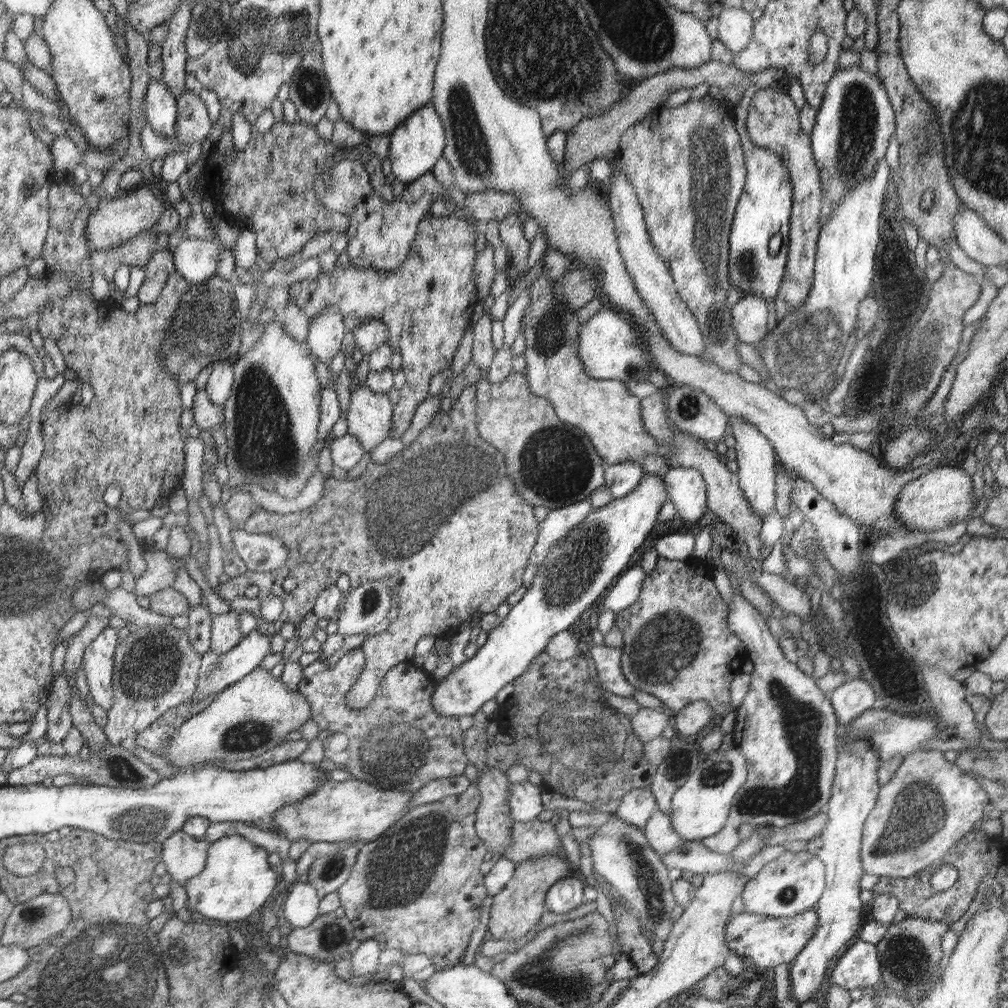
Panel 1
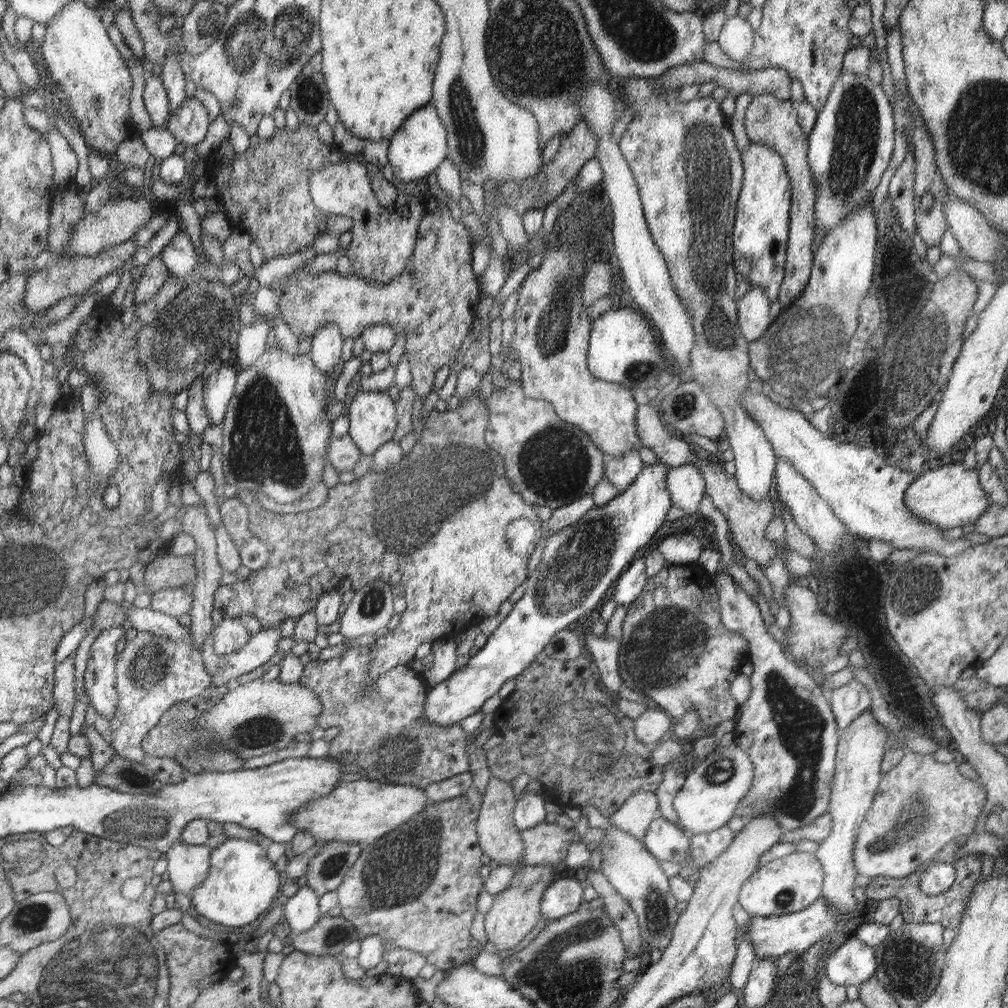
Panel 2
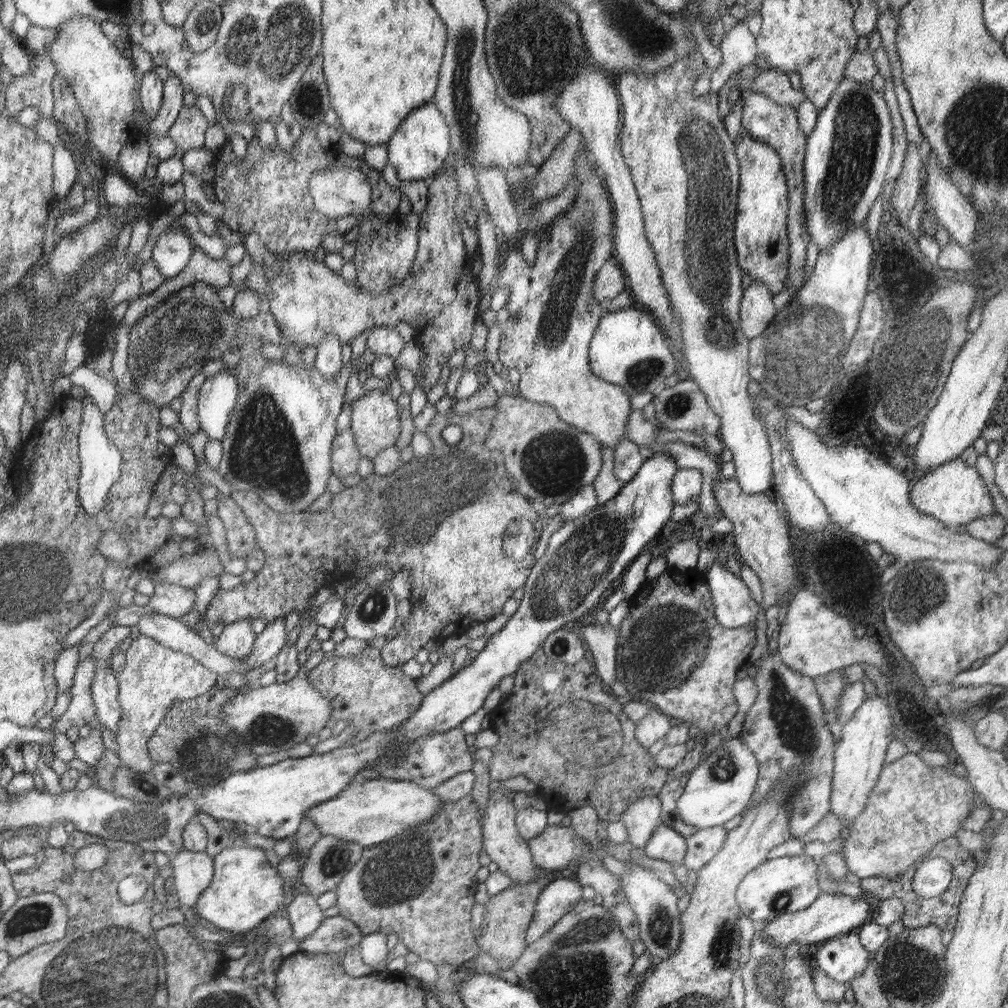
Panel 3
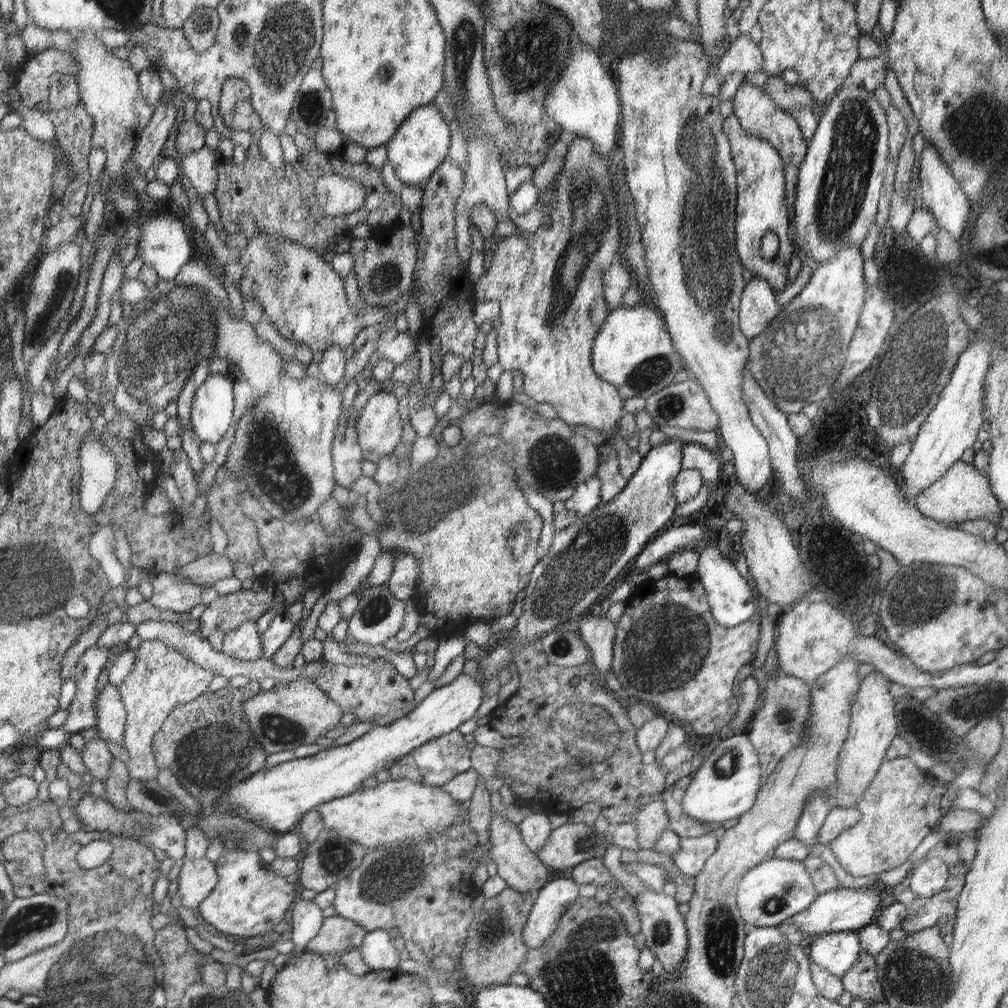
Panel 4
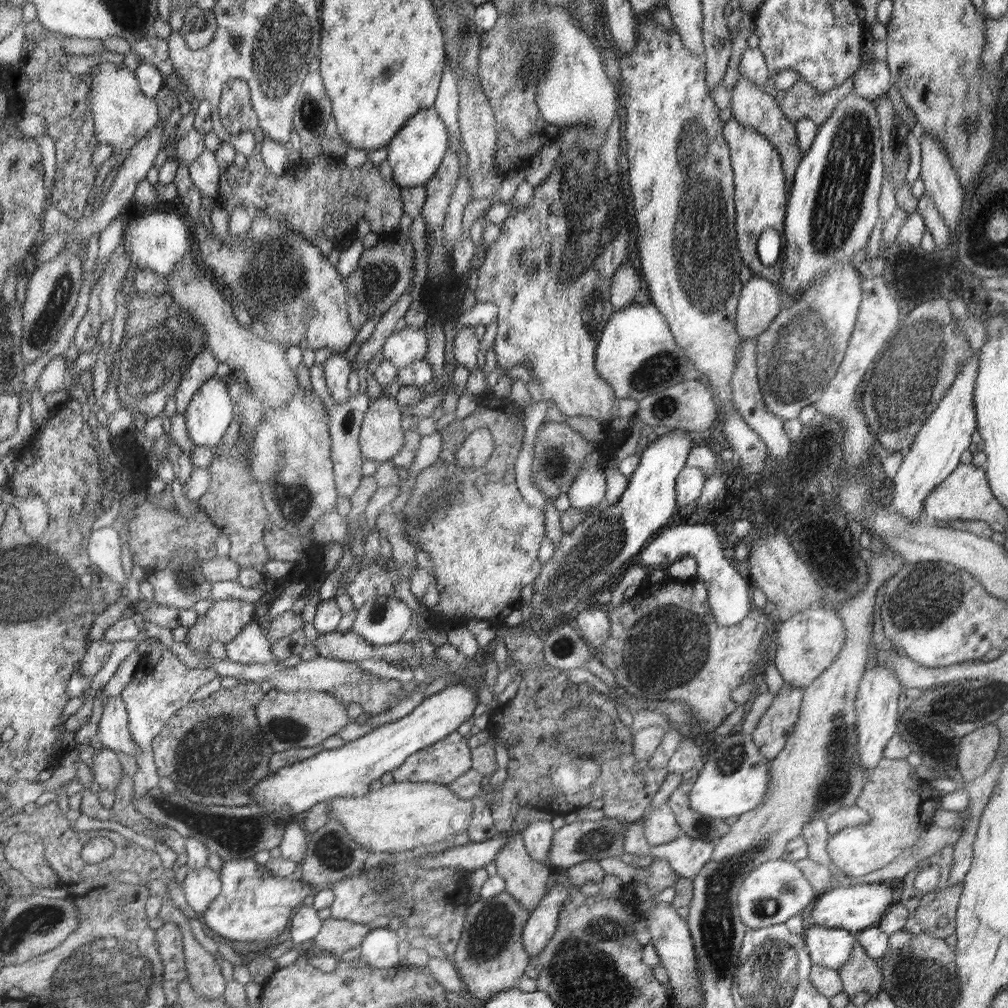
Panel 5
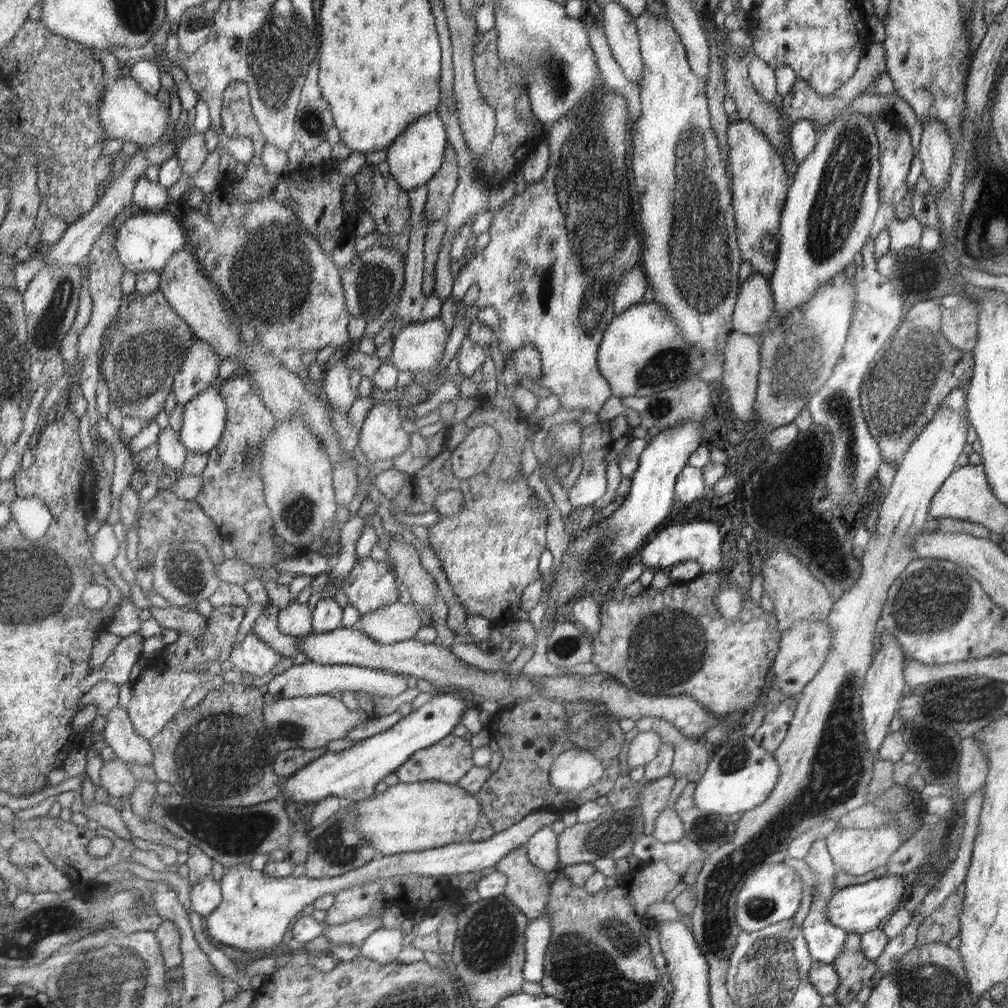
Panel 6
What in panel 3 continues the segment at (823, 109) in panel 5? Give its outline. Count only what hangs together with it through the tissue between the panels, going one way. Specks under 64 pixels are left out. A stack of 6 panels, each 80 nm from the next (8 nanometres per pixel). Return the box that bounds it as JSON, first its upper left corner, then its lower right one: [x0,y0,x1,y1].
[738,70,806,107]

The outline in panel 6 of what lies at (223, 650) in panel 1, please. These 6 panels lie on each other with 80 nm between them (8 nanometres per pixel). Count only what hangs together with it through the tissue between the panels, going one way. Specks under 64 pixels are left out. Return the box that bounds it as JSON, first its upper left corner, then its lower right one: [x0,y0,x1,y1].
[228,631,282,677]

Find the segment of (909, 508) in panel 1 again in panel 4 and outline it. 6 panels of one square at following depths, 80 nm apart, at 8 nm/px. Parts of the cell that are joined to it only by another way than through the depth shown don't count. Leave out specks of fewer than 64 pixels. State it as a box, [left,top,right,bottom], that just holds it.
[916,460,1001,526]

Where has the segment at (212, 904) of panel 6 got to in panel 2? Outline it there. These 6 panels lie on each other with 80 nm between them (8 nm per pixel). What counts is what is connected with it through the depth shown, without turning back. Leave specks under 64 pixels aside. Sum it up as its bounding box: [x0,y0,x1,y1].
[165,838,211,894]

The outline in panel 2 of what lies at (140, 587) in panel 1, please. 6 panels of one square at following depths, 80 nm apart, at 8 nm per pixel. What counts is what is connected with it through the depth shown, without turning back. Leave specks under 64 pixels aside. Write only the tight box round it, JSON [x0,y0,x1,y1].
[143,553,197,593]

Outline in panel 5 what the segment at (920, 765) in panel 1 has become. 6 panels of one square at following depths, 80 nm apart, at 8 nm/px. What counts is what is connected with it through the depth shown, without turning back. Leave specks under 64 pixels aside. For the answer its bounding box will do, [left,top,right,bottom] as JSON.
[828,757,942,880]

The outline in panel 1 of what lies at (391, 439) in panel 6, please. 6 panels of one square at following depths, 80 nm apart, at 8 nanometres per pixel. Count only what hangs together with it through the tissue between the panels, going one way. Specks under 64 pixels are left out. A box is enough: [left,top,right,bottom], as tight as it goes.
[344,385,392,452]

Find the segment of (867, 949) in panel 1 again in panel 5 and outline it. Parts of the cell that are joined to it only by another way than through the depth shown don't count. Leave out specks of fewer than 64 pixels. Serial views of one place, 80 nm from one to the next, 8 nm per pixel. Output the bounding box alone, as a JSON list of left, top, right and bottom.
[805,924,856,970]

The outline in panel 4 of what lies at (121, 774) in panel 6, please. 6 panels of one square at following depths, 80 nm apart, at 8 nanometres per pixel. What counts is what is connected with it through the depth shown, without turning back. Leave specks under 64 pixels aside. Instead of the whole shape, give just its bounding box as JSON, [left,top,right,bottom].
[80,733,114,781]

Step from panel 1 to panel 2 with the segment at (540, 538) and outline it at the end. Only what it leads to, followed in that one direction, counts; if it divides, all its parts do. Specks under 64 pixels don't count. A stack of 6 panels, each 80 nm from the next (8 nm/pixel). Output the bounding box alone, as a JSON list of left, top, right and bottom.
[544,493,595,535]

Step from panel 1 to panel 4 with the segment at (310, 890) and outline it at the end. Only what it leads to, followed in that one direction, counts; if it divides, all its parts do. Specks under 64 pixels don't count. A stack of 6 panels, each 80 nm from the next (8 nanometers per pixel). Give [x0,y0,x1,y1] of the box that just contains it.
[273,900,324,971]

